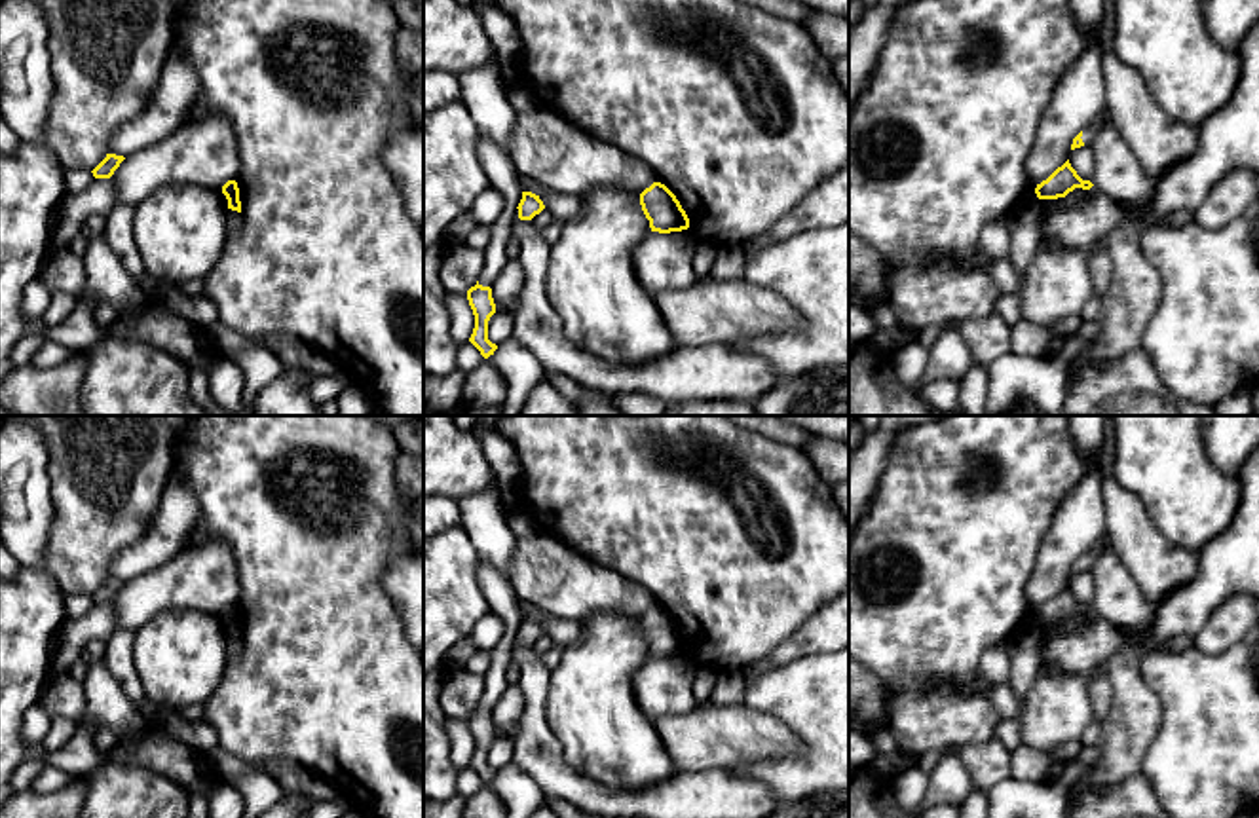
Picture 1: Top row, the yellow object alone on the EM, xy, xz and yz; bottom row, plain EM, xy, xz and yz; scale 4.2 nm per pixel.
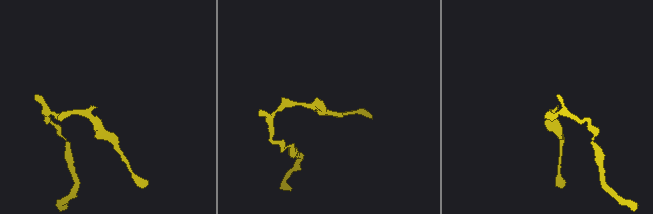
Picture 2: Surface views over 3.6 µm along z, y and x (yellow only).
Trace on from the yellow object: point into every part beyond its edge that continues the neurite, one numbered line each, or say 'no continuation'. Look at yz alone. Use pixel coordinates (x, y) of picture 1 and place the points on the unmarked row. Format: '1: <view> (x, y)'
1: yz (1089, 558)

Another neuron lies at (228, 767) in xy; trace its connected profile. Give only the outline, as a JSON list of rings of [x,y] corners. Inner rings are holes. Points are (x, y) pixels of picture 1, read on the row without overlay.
[[[222,748],[213,750],[209,755],[215,763],[218,778],[226,782],[234,782],[239,776],[251,774],[256,771],[253,765],[243,763],[239,757],[224,752]]]

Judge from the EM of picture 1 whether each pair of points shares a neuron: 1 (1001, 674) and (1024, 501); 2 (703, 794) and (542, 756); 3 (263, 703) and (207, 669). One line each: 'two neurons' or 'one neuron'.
1: two neurons
2: one neuron
3: two neurons

